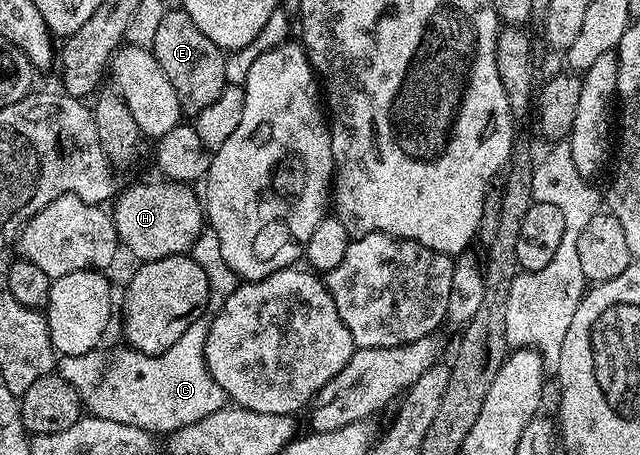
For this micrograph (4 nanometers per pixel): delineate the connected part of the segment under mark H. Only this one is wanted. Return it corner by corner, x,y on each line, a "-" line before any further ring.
173,181
150,184
138,183
135,187
128,188
127,191
125,188
112,203
112,218
119,244
125,250
127,247
138,258
138,261
187,254
204,230
204,203
199,192
197,195
194,190
193,186

